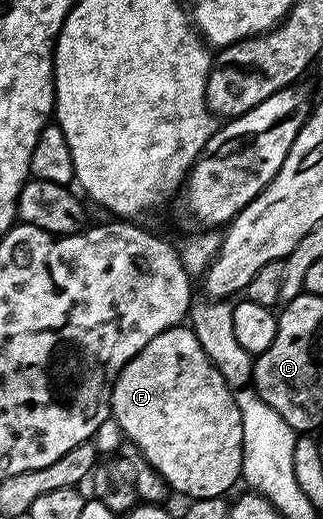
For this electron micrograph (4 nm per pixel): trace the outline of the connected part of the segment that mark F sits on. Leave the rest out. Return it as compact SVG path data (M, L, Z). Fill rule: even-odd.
M185 324L173 325L171 329L166 329L156 339L152 339L139 351L129 363L122 368L120 375L114 380L114 390L110 400L110 411L112 414L113 424L118 424L122 428L122 433L142 452L142 457L149 468L155 469L163 479L166 480L167 486L178 493L183 493L187 499L195 501L212 499L213 497L227 496L227 492L234 484L240 481L242 476L242 433L241 433L241 411L235 401L235 390L224 374L214 365L212 359L205 353L204 347L200 345L197 335L194 334L190 327Z

